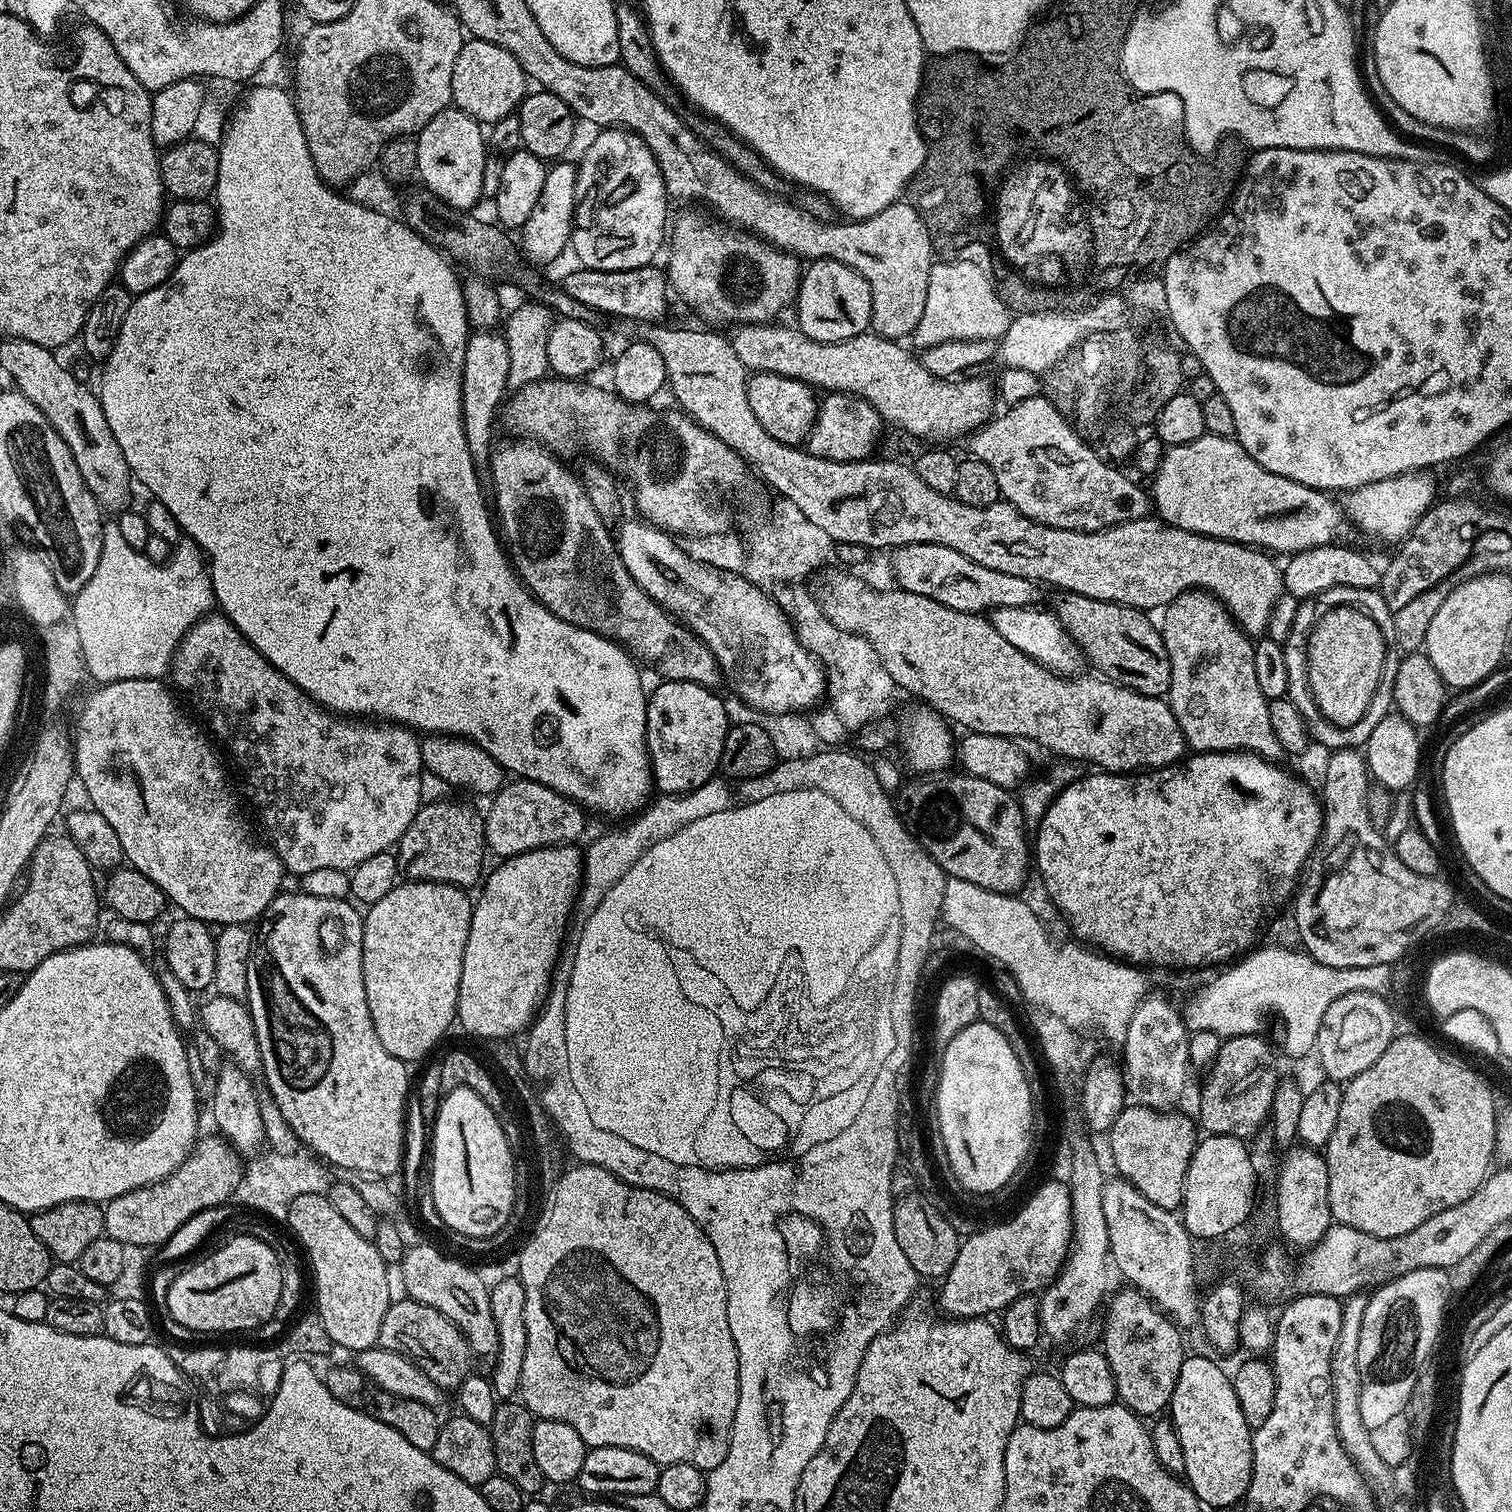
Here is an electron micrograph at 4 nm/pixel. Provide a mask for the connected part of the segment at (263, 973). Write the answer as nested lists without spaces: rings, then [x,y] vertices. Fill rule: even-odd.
[[[281,891],[274,897],[262,915],[264,937],[259,937],[251,960],[248,964],[248,993],[246,1005],[253,1018],[254,1030],[257,1032],[258,1050],[261,1051],[262,1080],[267,1084],[270,1094],[278,1104],[290,1129],[297,1135],[311,1153],[314,1153],[325,1165],[345,1167],[347,1170],[363,1172],[367,1176],[383,1177],[392,1172],[395,1164],[406,1155],[404,1149],[404,1103],[408,1100],[408,1068],[405,1061],[394,1058],[386,1046],[382,1046],[382,1038],[378,1038],[378,1030],[374,1030],[374,1022],[370,1018],[370,1006],[366,1002],[364,975],[362,974],[362,934],[364,918],[361,909],[351,899],[339,900],[336,896],[315,896],[312,892]]]

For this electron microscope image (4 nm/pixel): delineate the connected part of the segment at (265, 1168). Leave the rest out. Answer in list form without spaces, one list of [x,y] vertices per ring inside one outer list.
[[[276,1152],[253,1159],[244,1169],[244,1177],[236,1188],[235,1203],[245,1204],[264,1216],[273,1216],[280,1222],[287,1221],[290,1202],[298,1194],[325,1195],[334,1183],[333,1173],[319,1159],[308,1154],[283,1155]]]

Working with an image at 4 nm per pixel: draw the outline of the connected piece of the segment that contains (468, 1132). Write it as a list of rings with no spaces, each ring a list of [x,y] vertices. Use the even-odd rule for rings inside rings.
[[[459,1088],[453,1092],[447,1093],[440,1102],[440,1109],[437,1110],[437,1118],[432,1133],[432,1149],[430,1155],[432,1157],[432,1184],[434,1205],[437,1207],[438,1214],[442,1218],[443,1227],[445,1229],[453,1228],[456,1232],[461,1232],[462,1235],[468,1238],[474,1238],[478,1234],[487,1234],[492,1228],[498,1226],[498,1221],[504,1220],[506,1215],[506,1205],[512,1204],[510,1185],[512,1183],[512,1164],[506,1162],[506,1150],[504,1149],[504,1136],[501,1133],[501,1127],[498,1120],[494,1116],[494,1107],[482,1102],[482,1098],[478,1098],[478,1094],[474,1094],[474,1090],[466,1090]]]

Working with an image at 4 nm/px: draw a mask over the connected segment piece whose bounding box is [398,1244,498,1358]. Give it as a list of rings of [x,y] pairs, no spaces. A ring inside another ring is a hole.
[[[416,1244],[404,1253],[404,1261],[398,1266],[400,1280],[404,1283],[407,1299],[434,1306],[468,1339],[468,1346],[477,1357],[495,1357],[498,1350],[498,1326],[494,1326],[494,1314],[490,1314],[489,1285],[472,1268],[460,1260],[439,1252],[432,1244]]]

